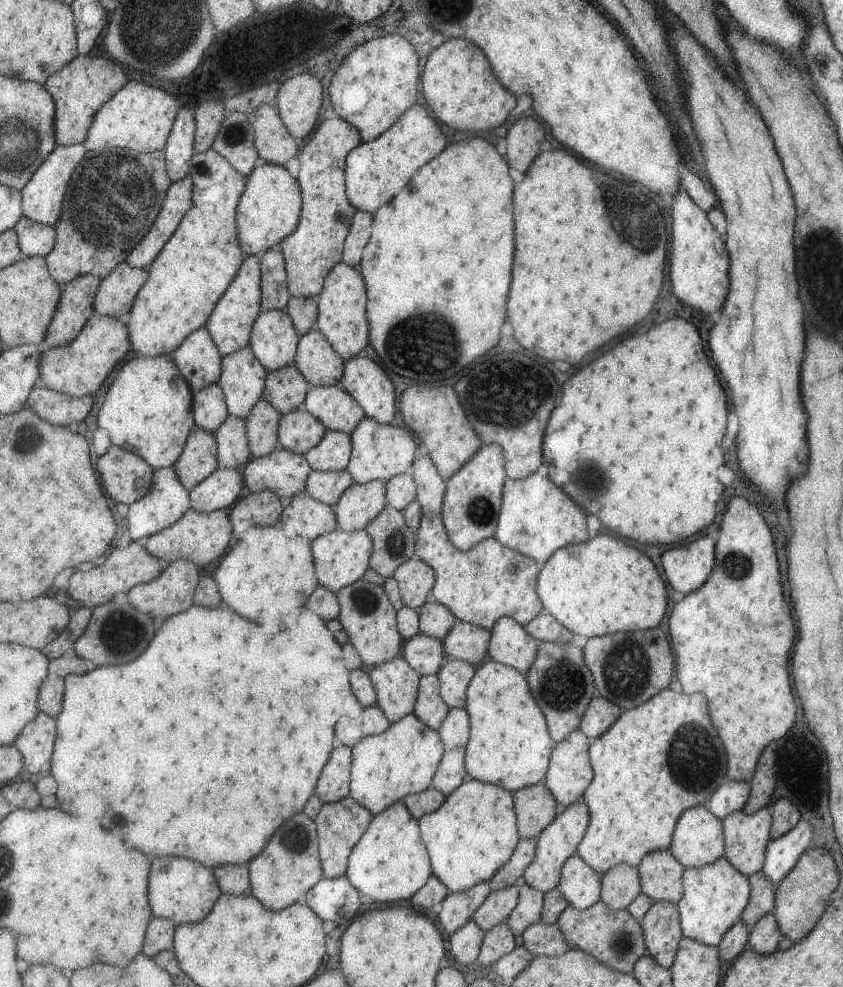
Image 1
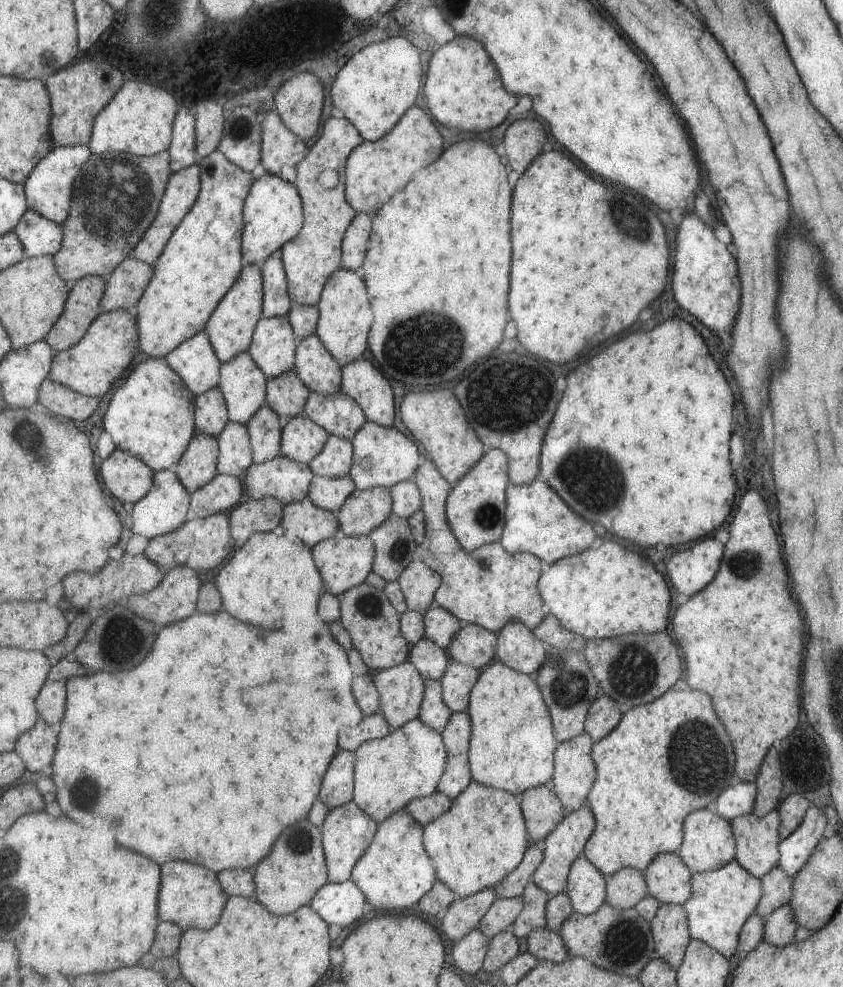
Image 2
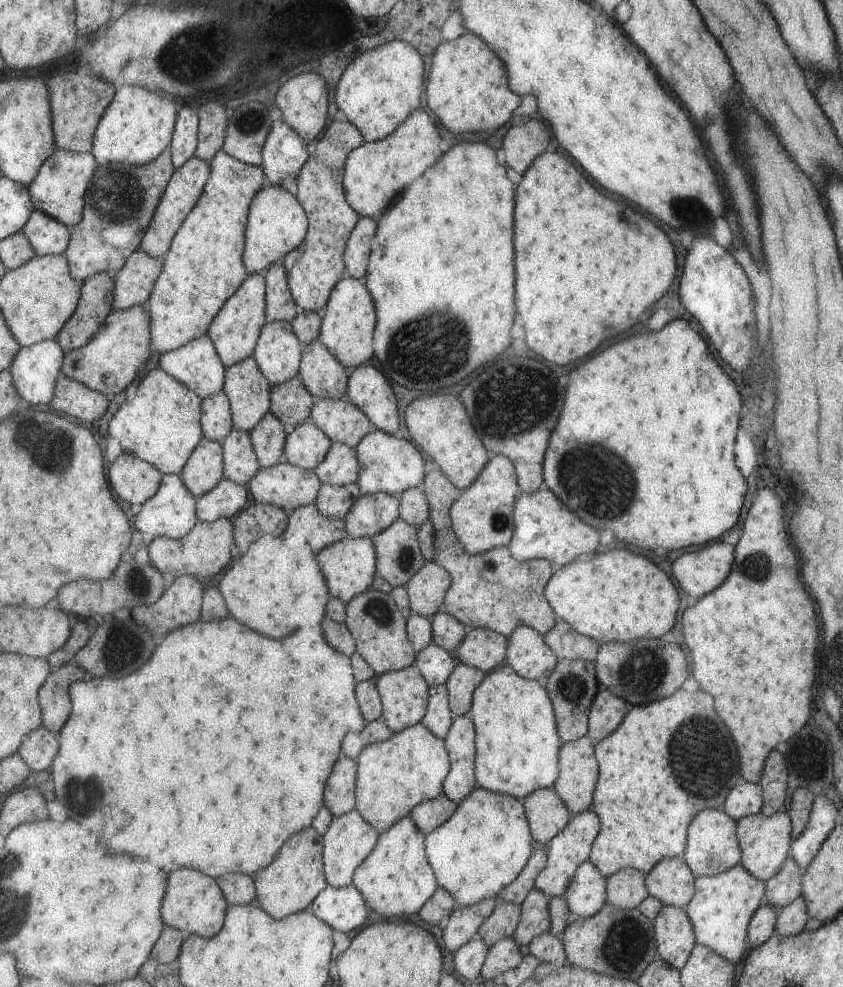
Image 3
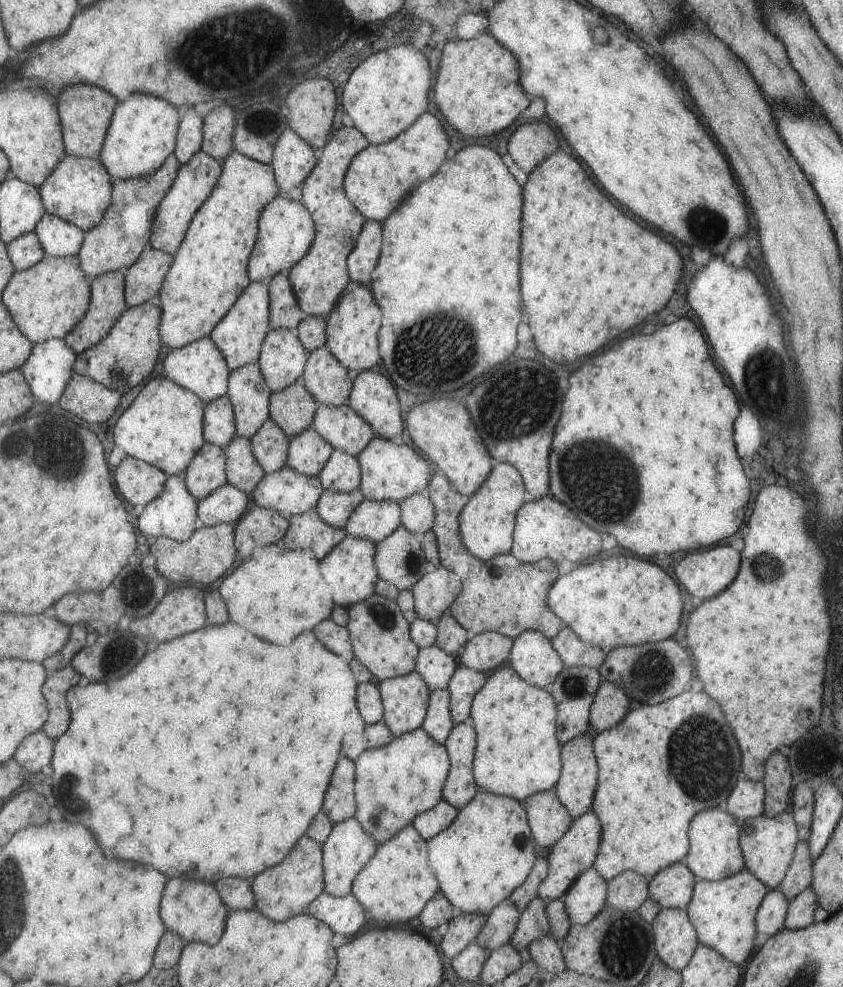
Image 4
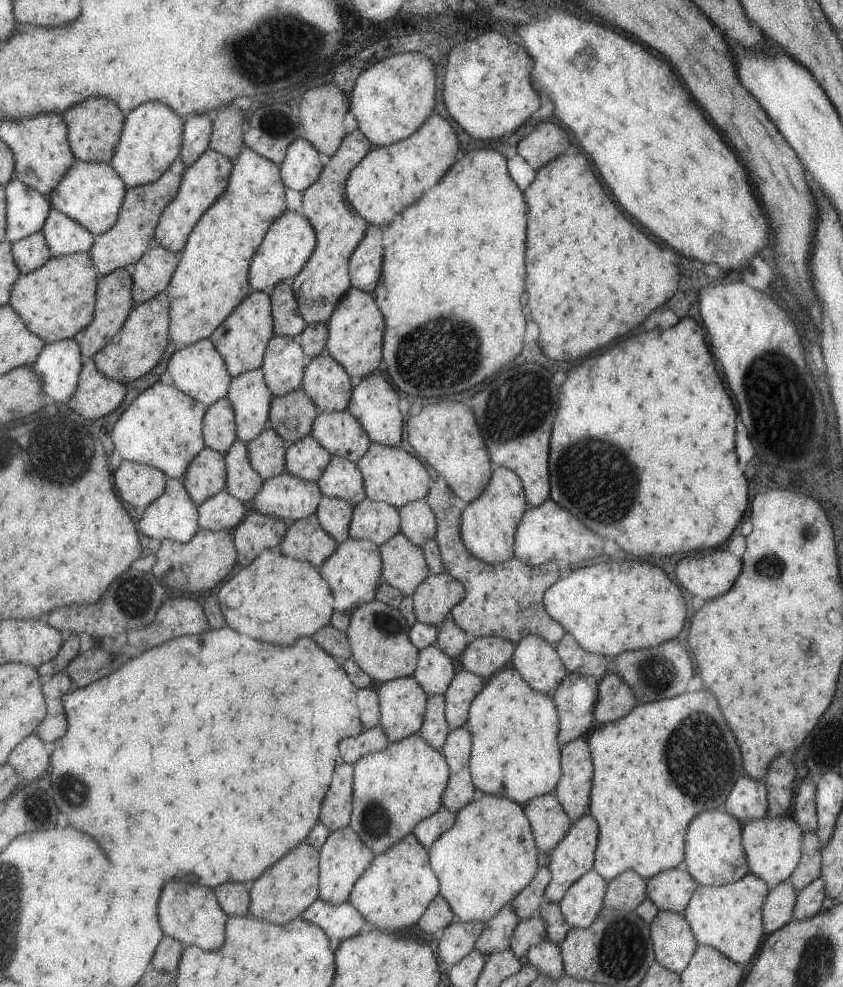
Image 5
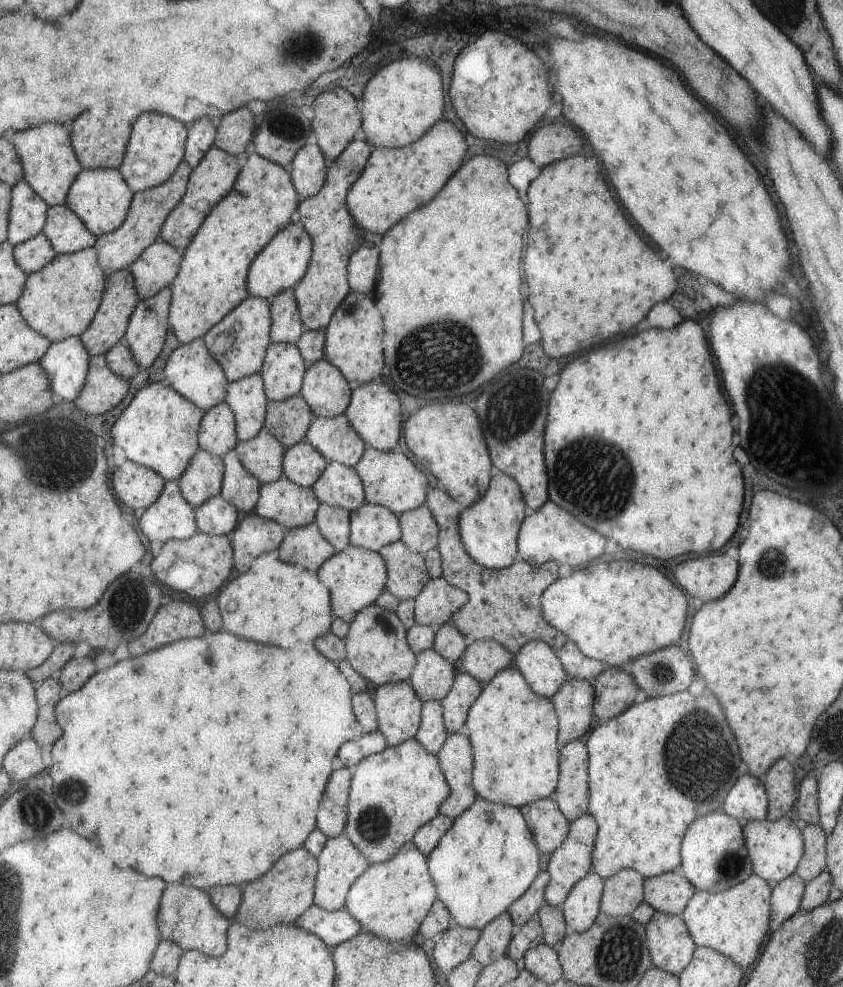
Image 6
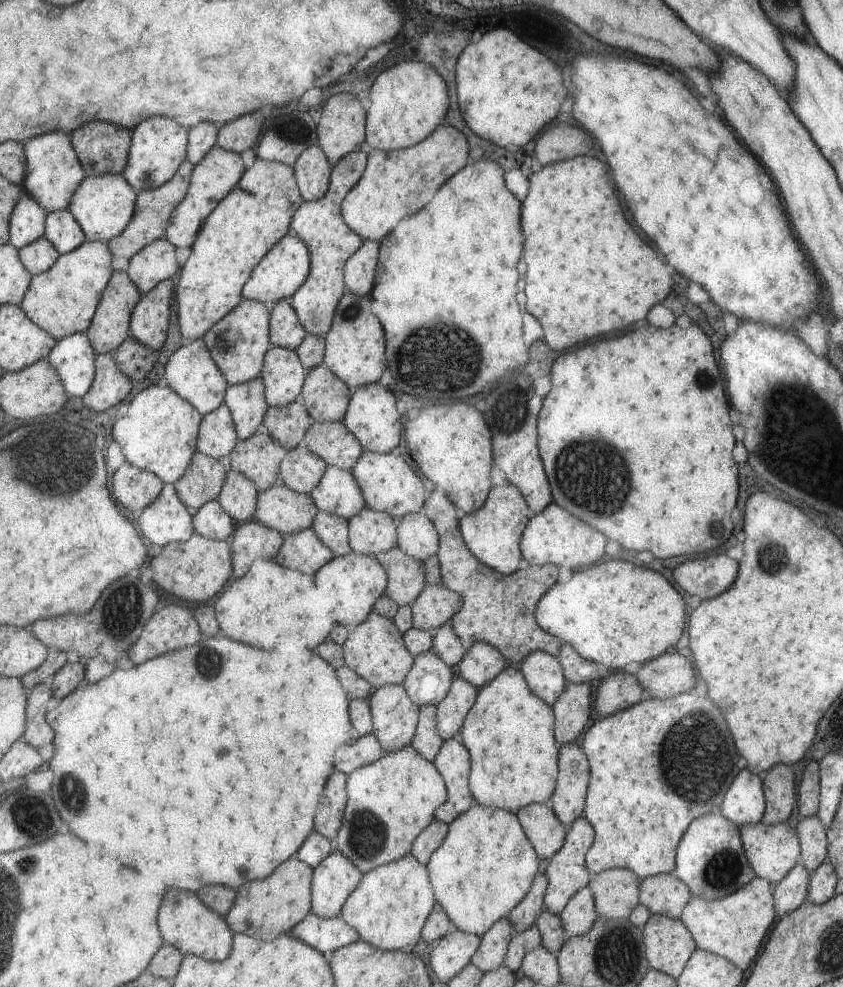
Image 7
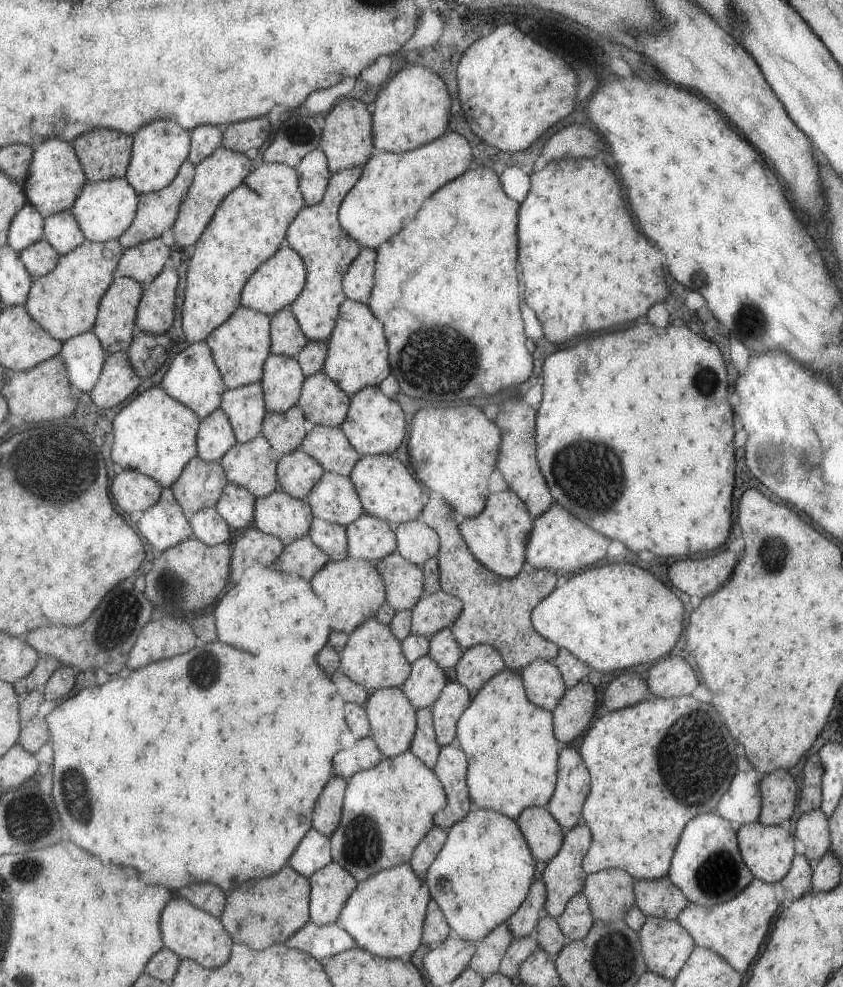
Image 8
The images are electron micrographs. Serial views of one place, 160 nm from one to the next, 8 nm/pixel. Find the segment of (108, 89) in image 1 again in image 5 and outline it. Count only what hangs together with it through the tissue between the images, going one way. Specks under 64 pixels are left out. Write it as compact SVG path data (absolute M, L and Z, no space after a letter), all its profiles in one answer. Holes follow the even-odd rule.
M89 98L69 108L63 113L62 119L67 127L68 145L75 159L84 163L108 164L113 158L124 121L124 115L114 102L105 98Z

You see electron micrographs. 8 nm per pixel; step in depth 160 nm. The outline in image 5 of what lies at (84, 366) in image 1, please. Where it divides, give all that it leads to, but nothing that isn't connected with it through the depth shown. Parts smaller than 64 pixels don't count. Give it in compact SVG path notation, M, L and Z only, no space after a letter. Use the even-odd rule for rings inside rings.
M166 291L160 292L141 304L134 305L121 325L119 341L117 344L107 343L93 356L96 369L107 378L117 382L127 382L139 378L148 370L151 370L161 358L168 336L168 308L170 302Z

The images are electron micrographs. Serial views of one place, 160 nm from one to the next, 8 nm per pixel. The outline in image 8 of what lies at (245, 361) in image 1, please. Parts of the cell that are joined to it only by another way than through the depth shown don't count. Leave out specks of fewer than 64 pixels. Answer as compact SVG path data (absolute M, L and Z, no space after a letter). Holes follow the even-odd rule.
M259 383L225 389L221 394L220 407L229 419L237 443L253 440L261 434L266 408Z

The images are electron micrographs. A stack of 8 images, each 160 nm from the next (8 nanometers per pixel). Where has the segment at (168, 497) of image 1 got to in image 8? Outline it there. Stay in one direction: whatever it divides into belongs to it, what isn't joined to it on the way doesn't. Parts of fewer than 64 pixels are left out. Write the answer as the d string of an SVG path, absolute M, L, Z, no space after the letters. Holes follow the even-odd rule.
M170 487L162 488L157 502L135 516L135 520L139 534L161 551L192 536L188 520Z

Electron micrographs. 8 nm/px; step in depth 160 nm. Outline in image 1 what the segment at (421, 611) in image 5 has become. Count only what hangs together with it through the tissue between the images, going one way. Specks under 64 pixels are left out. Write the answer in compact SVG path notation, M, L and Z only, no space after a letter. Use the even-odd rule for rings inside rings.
M415 557L402 562L393 571L392 577L398 584L398 591L405 607L417 610L430 600L430 590L436 576L433 569L421 559Z

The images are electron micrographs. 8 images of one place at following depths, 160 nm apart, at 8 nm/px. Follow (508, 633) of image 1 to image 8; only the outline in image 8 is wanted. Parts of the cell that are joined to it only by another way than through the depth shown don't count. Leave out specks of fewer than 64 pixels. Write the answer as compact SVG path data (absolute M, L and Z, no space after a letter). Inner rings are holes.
M533 659L519 673L527 700L535 706L552 711L566 689L558 668L551 662Z

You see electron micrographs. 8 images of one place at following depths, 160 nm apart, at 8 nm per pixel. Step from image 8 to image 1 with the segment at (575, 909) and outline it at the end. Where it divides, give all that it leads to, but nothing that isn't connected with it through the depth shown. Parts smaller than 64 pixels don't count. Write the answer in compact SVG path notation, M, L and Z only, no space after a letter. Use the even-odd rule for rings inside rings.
M575 852L562 864L557 888L569 905L582 911L600 900L600 875Z

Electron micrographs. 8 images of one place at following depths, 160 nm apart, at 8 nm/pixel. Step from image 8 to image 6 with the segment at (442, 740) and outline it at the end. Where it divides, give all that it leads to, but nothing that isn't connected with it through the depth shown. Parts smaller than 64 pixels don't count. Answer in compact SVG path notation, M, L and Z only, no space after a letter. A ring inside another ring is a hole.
M467 673L454 676L449 692L440 701L442 721L447 734L464 731L467 711L481 692L481 689L482 684Z

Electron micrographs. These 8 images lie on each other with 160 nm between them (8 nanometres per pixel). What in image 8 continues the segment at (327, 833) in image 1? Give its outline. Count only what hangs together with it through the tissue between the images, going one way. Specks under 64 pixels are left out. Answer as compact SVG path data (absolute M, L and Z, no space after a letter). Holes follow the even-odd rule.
M332 860L308 878L308 915L316 925L337 923L340 910L357 886L356 880Z

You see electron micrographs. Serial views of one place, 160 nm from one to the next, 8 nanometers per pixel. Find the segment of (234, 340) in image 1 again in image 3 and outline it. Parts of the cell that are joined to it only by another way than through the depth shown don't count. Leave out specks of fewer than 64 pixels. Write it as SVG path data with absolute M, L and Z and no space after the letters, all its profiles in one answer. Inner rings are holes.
M263 273L248 274L247 278L237 287L233 296L225 301L225 304L221 306L209 324L206 335L213 343L217 356L221 359L224 367L230 367L241 362L244 358L252 356L261 327L266 323L265 291Z

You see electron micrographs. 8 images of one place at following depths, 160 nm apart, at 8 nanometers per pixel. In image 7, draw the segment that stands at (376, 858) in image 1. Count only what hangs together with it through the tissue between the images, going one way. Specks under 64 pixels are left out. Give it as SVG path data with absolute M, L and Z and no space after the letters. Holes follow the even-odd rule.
M409 852L396 861L385 863L362 874L355 890L347 896L339 916L343 922L357 931L361 941L382 951L403 951L411 953L419 940L420 932L434 903L434 894L428 879L426 866L419 864Z

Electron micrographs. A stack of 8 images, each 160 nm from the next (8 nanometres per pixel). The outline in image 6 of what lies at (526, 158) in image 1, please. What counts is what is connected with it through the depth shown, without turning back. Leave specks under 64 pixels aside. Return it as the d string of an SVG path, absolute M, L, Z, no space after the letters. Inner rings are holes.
M553 121L535 128L529 135L528 158L539 168L575 156L583 148L581 134L569 124Z

